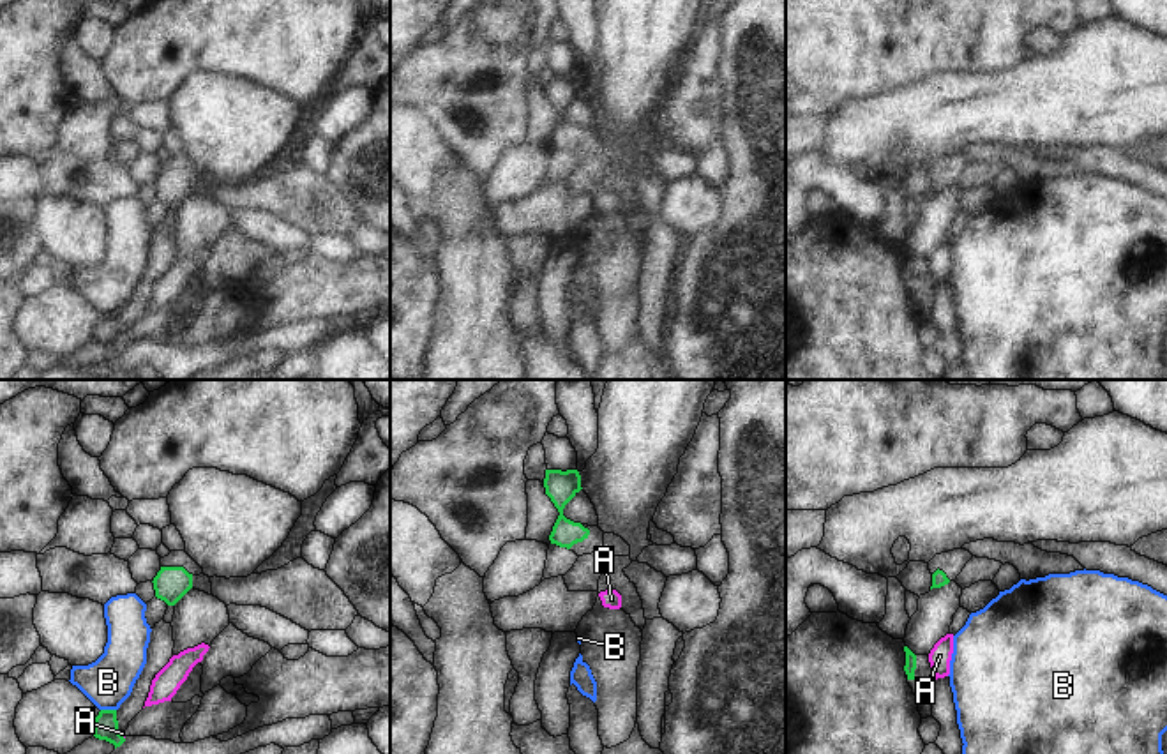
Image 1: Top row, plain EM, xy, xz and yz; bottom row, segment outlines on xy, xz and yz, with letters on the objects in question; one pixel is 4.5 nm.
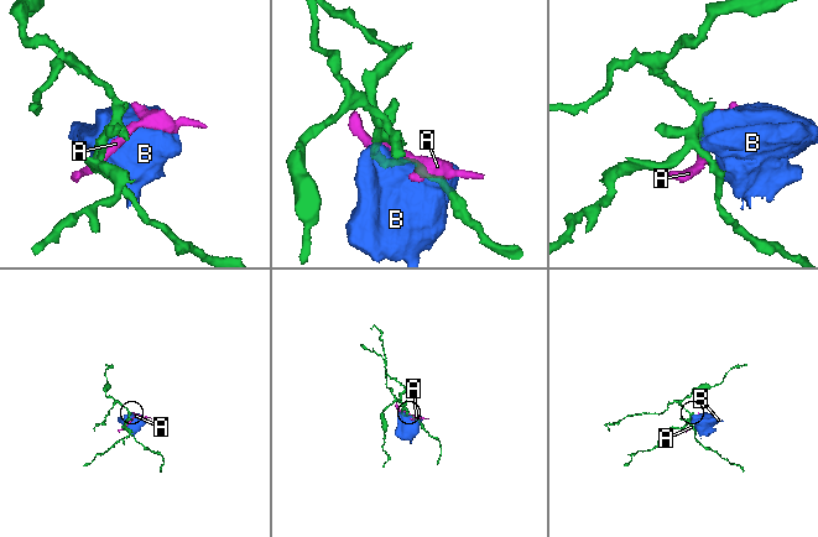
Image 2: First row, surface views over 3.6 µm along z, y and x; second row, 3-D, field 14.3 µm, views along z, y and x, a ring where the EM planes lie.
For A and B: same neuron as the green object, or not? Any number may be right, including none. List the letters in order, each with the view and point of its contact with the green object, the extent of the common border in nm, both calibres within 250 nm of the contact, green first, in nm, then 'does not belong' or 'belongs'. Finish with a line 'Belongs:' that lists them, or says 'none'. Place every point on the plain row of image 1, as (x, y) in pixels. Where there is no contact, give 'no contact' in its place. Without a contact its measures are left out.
A: contact xy (120, 339); length 50 nm; calibres 110 and 20 nm; does not belong
B: contact xy (108, 315); length 70 nm; calibres 110 and 220 nm; does not belong
Belongs: none

